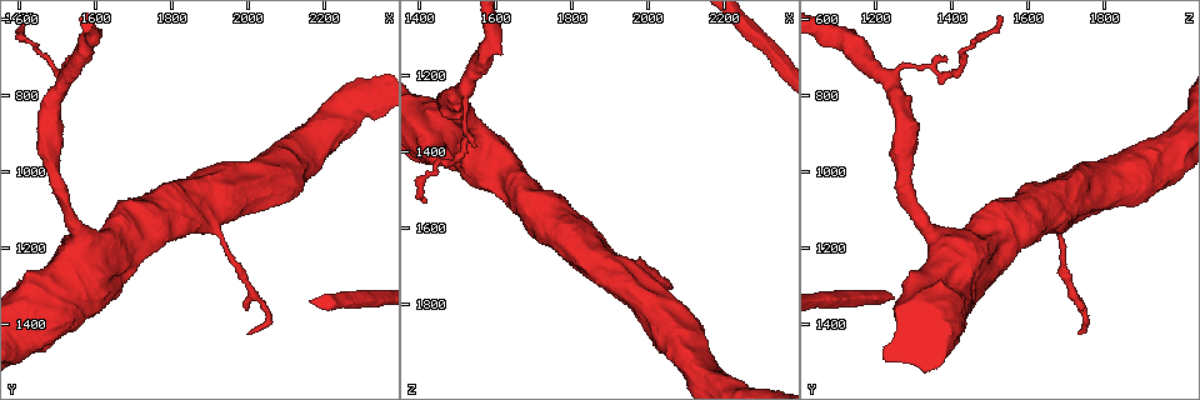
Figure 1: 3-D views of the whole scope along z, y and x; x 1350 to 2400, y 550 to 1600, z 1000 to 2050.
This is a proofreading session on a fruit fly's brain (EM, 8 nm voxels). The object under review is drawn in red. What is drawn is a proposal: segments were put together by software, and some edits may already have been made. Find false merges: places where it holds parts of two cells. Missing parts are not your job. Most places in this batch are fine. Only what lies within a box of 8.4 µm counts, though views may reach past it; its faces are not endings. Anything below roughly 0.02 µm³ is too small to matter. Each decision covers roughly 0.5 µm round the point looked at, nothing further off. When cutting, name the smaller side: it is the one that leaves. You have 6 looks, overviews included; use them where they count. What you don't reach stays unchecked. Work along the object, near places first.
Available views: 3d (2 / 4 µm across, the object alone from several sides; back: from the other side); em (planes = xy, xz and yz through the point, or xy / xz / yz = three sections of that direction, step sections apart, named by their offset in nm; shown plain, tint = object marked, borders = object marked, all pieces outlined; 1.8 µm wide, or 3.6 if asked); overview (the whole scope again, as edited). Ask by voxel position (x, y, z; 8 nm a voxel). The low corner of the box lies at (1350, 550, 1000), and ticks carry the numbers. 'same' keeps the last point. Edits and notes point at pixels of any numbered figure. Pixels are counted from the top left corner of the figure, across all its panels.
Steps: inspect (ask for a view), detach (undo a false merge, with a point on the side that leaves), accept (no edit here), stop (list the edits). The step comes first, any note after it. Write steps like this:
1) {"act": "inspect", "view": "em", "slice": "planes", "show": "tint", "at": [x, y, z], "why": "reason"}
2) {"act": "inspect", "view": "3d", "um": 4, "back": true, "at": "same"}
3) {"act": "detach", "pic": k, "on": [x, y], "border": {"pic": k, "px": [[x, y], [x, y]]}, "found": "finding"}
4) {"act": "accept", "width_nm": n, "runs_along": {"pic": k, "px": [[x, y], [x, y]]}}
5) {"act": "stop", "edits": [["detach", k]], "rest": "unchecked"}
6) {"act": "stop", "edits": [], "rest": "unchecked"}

{"act": "inspect", "view": "3d", "um": 4, "at": [1570, 1195, 1380], "why": "thick turns thin"}

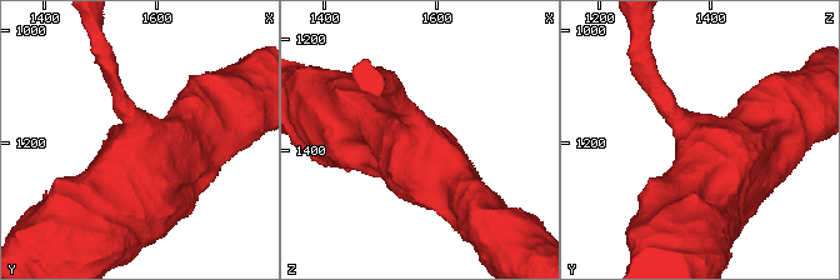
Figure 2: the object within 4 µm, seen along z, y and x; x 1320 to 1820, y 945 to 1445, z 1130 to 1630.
{"act": "inspect", "view": "em", "um": 3.6, "slice": "planes", "show": "plain", "at": [1565, 1200, 1375]}

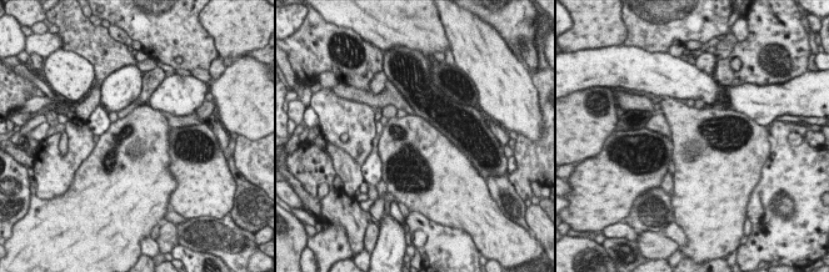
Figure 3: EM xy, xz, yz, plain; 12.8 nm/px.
{"act": "inspect", "view": "em", "um": 3.6, "slice": "planes", "show": "tint", "at": "same", "why": "with the object marked"}

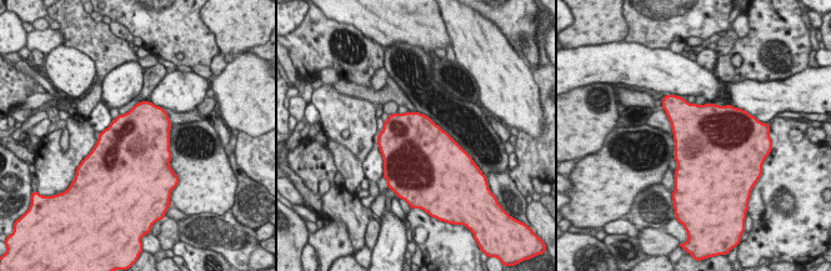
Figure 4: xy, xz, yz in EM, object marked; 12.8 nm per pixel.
{"act": "accept", "found": "continuous, no second cell"}

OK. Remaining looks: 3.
{"act": "inspect", "view": "em", "um": 3.6, "slice": "xz", "step": 16, "show": "tint", "at": [1900, 1135, 1680], "why": "a narrow waist"}

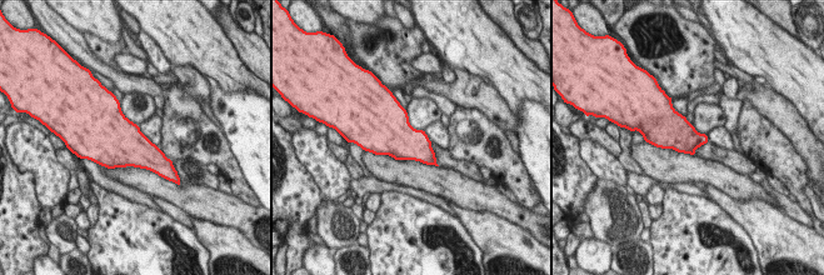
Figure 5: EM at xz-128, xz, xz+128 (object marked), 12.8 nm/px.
{"act": "inspect", "view": "em", "um": 3.6, "slice": "planes", "show": "tint", "at": "same"}

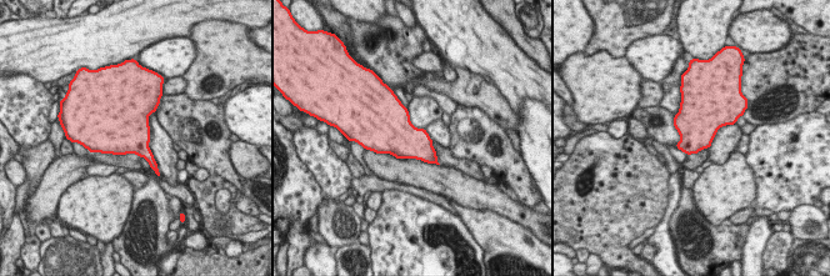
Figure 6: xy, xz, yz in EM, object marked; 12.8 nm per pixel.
{"act": "accept", "found": "all the same cell"}

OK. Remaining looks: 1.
{"act": "stop", "edits": [], "rest": "unchecked"}

